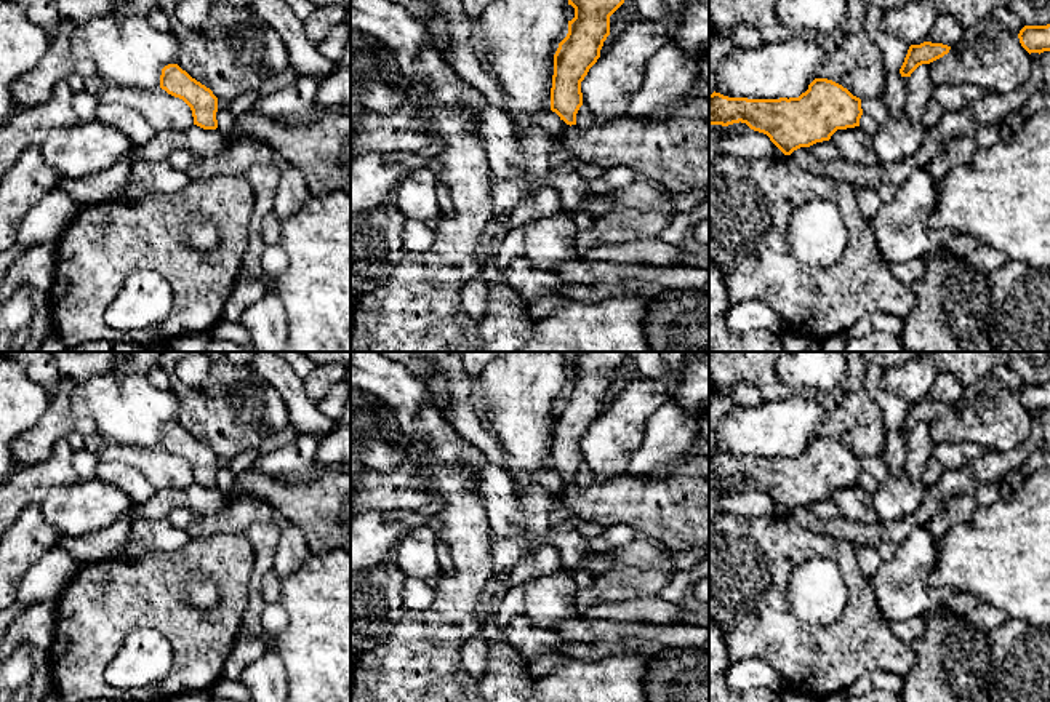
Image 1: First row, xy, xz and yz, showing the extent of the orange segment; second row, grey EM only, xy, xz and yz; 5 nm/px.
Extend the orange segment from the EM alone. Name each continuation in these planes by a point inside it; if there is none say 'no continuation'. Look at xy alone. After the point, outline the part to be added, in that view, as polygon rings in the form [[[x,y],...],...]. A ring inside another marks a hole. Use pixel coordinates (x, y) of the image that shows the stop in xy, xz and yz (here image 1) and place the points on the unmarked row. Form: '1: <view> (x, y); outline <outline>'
no continuation

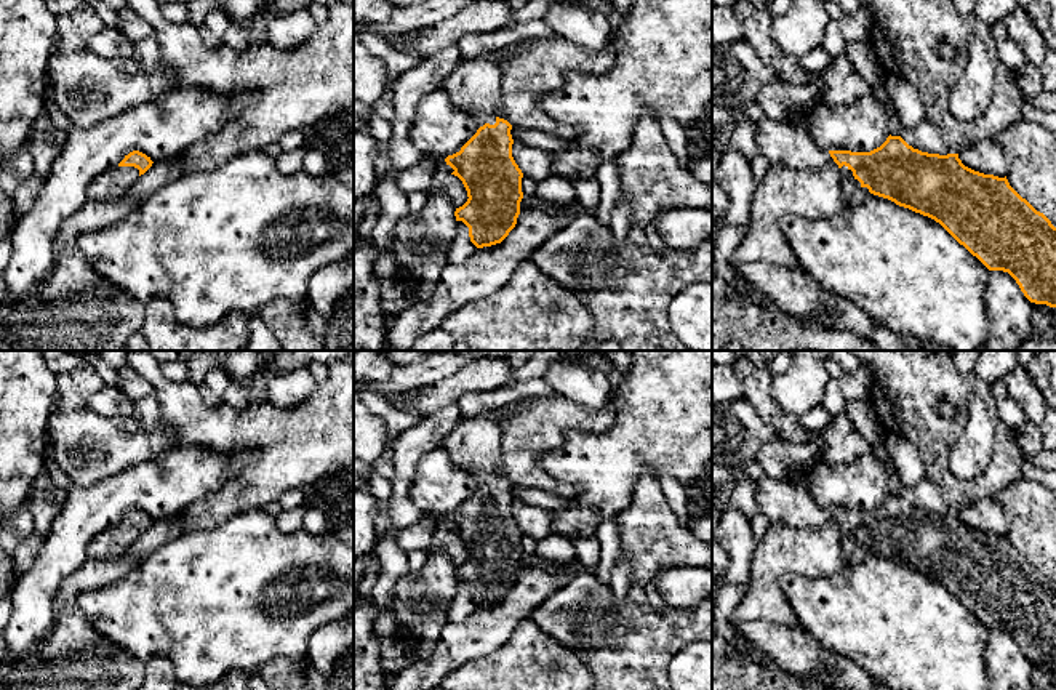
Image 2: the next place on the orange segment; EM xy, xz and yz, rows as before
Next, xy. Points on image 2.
1: xy (109, 545); outline [[[115,525],[94,535],[88,544],[88,559],[115,560],[134,544],[139,528],[134,525]]]

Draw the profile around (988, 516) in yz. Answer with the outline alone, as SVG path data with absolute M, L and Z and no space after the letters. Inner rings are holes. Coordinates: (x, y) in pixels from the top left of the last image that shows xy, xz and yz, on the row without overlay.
M982 498L958 511L962 522L974 530L1005 536L1010 517L994 498Z

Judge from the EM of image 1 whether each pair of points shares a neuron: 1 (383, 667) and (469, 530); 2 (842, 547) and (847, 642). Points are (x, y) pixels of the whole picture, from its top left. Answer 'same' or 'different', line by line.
1: same
2: same

